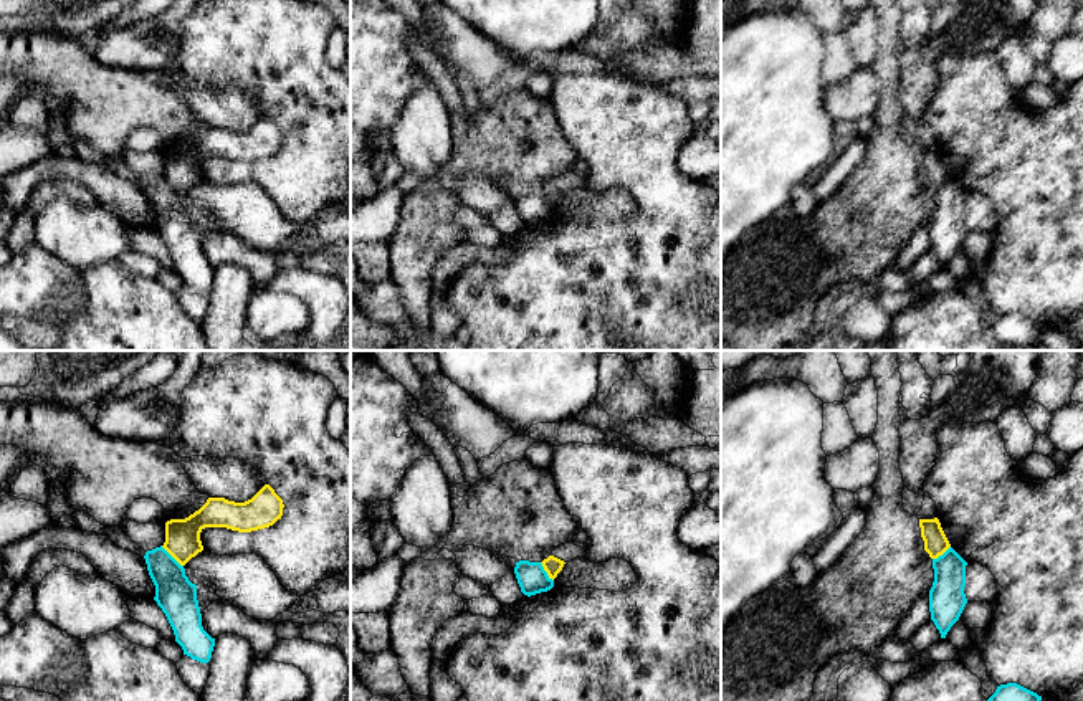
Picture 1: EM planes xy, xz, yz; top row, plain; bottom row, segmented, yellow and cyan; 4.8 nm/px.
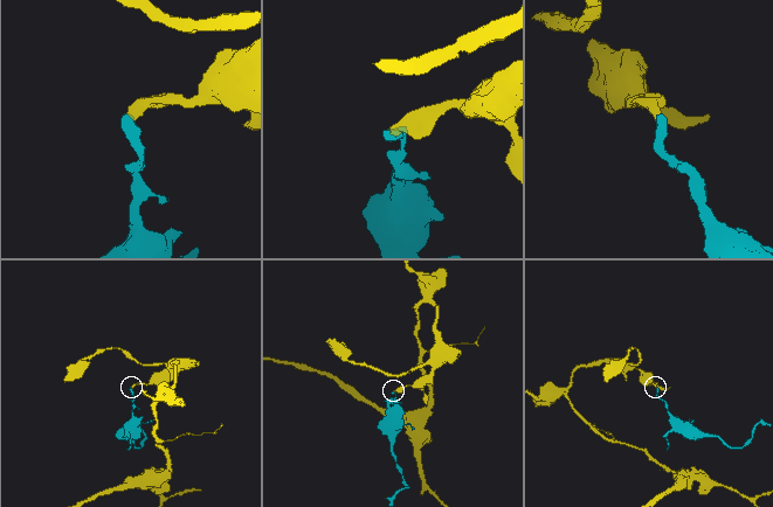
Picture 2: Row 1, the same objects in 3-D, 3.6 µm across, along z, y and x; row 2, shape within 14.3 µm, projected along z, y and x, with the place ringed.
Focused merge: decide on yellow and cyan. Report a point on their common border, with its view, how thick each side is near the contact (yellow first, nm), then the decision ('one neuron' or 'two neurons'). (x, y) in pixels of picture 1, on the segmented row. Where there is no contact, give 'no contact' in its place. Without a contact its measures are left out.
xy (172, 556) | 180/190 nm | two neurons

